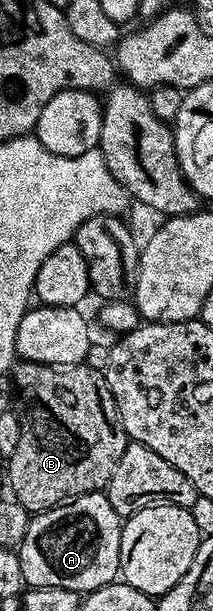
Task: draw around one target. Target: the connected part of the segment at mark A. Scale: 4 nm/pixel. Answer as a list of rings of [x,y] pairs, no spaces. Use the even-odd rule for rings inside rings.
[[[102,491],[77,495],[65,503],[47,511],[37,512],[24,533],[24,541],[16,548],[20,569],[31,587],[56,585],[60,589],[72,589],[79,593],[89,593],[104,585],[115,582],[120,575],[120,541],[122,540],[123,516],[112,509],[112,501]]]

